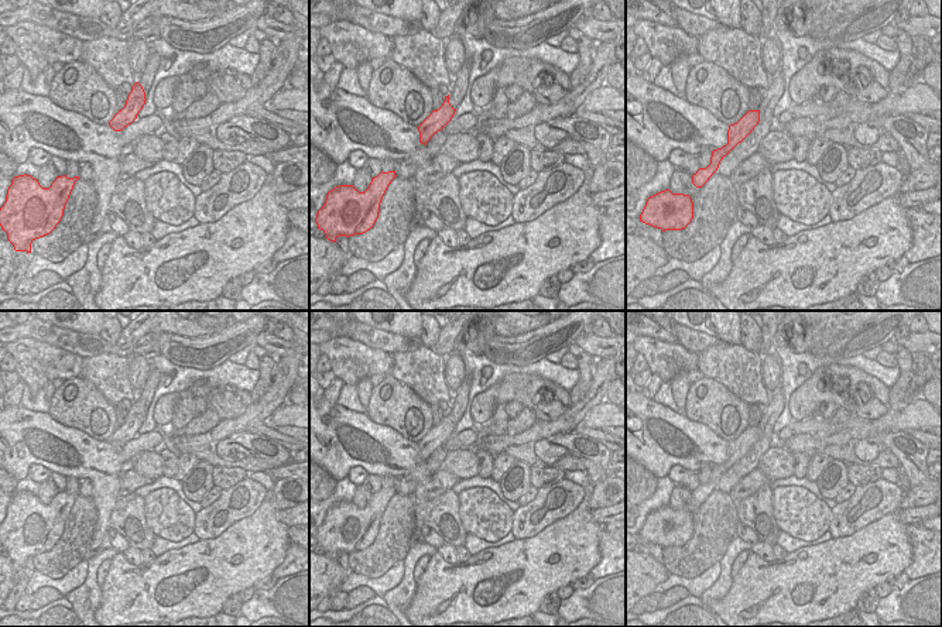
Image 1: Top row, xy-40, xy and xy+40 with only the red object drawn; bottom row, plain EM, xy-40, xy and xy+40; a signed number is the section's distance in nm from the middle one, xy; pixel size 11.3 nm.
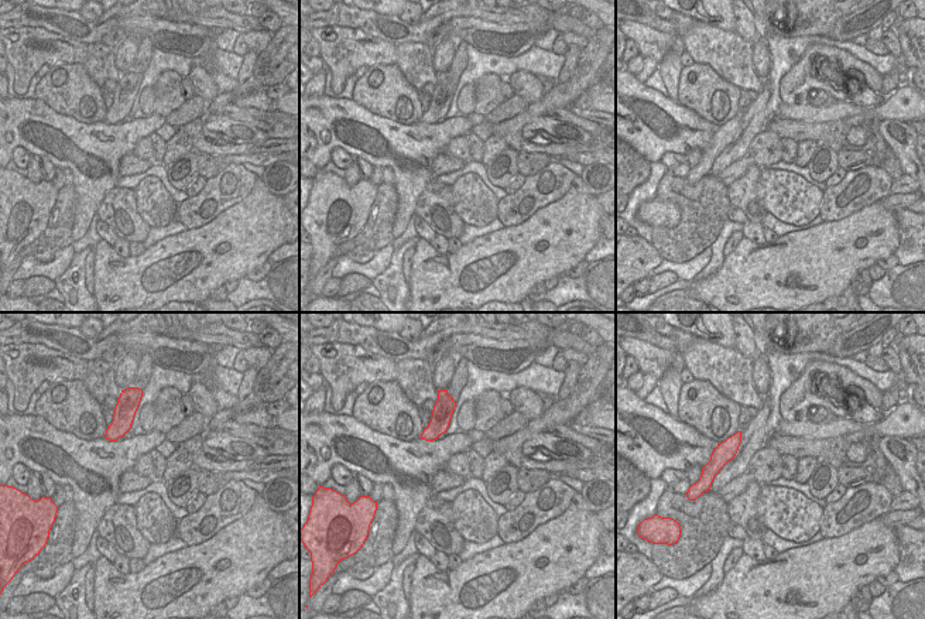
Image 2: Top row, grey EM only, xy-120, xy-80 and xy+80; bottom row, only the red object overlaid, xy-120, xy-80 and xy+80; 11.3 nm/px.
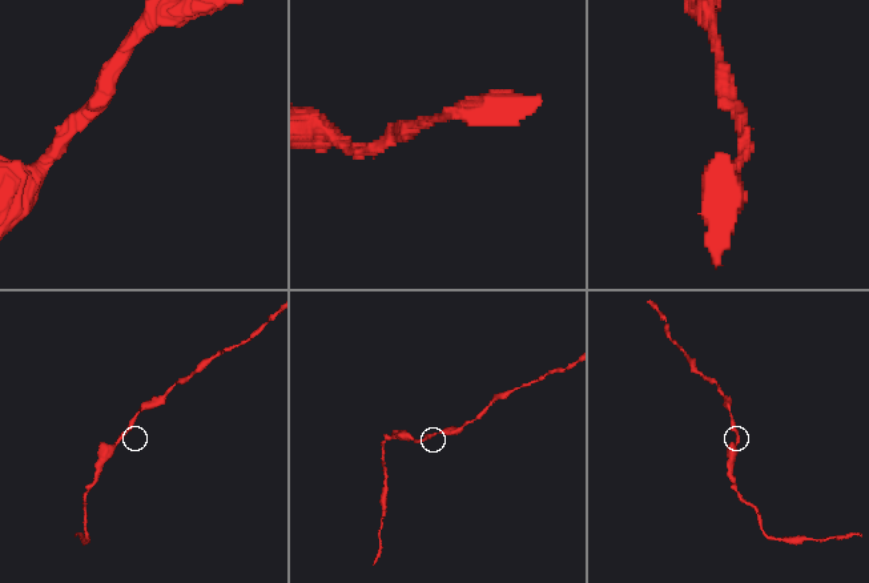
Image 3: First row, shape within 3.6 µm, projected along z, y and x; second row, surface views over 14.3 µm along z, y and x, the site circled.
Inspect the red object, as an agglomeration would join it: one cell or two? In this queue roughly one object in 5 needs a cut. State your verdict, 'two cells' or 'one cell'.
one cell

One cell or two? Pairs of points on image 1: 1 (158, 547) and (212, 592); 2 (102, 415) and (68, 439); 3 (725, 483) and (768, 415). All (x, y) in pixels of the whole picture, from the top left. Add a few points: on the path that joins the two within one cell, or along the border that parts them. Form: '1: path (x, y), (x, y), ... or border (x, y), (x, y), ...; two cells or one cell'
1: border (197, 541), (167, 550), (156, 557); two cells
2: border (51, 415), (61, 424), (108, 441); two cells
3: path (742, 466), (766, 441), (766, 432); one cell

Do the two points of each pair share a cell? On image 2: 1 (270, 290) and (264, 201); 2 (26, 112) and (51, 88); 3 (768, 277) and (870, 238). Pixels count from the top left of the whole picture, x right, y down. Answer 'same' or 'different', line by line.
1: different
2: different
3: same

